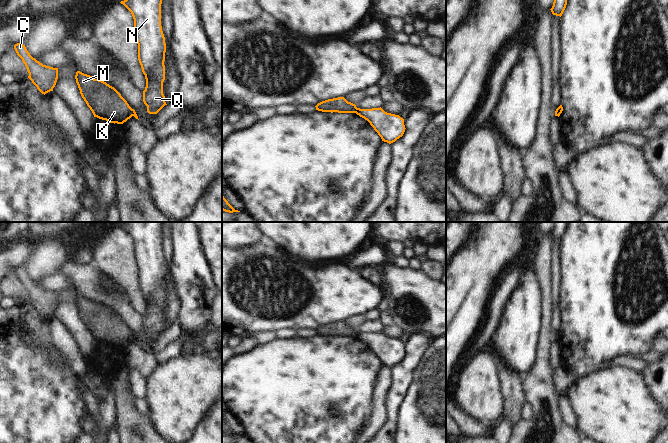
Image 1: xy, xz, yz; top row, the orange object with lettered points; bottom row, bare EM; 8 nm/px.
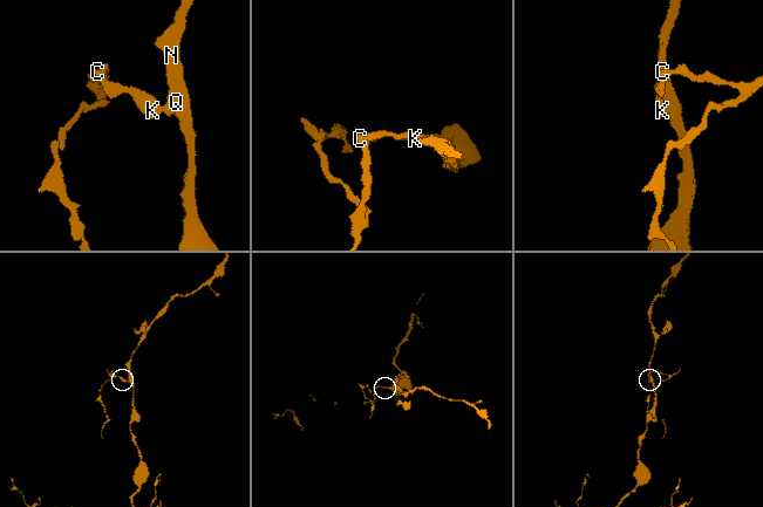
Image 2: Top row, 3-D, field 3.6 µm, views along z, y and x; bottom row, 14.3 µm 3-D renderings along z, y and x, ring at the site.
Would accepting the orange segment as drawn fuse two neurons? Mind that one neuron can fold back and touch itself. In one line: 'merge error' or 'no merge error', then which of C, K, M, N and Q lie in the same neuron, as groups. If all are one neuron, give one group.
merge error; groups C K M / N Q

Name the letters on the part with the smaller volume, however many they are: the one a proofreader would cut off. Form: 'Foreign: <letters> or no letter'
Foreign: C, K, M

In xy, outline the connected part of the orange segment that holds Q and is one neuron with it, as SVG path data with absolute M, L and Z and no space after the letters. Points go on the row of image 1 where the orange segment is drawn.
M124 0L120 3L131 12L134 19L134 31L138 44L138 60L146 79L143 102L147 106L149 114L157 114L167 105L163 94L166 43L161 26L162 0Z

